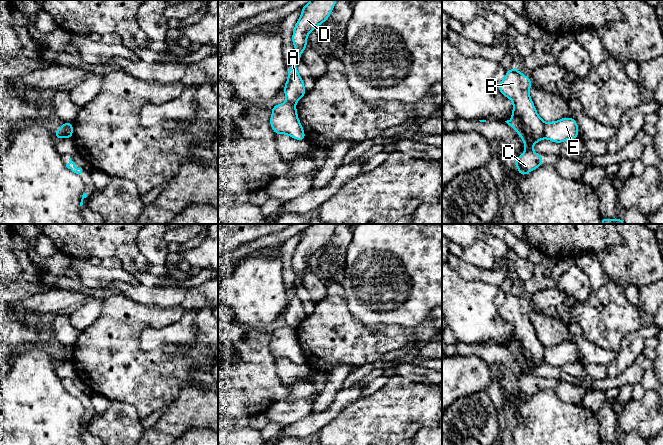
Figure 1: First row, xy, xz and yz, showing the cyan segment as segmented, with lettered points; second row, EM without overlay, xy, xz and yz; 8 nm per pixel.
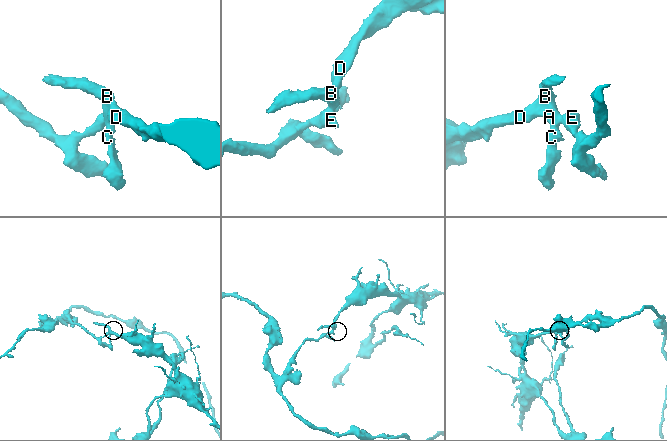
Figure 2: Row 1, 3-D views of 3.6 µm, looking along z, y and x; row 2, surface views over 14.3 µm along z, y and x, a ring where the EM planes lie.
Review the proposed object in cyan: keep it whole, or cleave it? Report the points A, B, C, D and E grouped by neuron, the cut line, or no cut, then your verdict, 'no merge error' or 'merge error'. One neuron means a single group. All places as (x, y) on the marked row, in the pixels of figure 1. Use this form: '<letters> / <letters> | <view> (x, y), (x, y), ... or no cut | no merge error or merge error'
A B C D / E | xy (64, 123), (67, 129), (66, 137) | merge error

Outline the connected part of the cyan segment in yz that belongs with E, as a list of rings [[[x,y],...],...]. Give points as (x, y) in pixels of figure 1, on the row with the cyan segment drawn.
[[[564,117],[558,121],[545,123],[543,134],[544,138],[561,144],[579,137],[578,123],[574,118]]]

